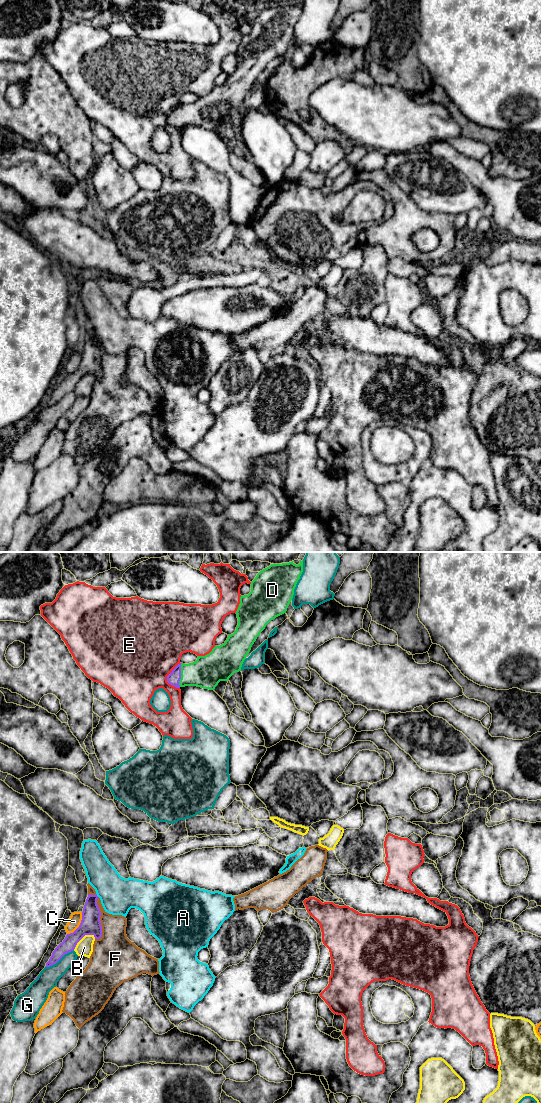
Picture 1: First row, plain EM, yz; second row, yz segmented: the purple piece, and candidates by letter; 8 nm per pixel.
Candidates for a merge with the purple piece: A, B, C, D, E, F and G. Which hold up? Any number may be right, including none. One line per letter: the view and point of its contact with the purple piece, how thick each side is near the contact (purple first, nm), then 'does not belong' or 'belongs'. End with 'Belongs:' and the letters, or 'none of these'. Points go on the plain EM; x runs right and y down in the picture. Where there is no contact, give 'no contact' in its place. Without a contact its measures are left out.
A: yz (96, 335) | 160/300 nm | does not belong
B: yz (82, 377) | 160/140 nm | does not belong
C: yz (79, 365) | 160/100 nm | does not belong
D: yz (180, 115) | 100/260 nm | belongs
E: yz (167, 116) | 100/500 nm | does not belong
F: yz (99, 360) | 160/260 nm | does not belong
G: yz (59, 399) | 110/160 nm | does not belong
Belongs: D

